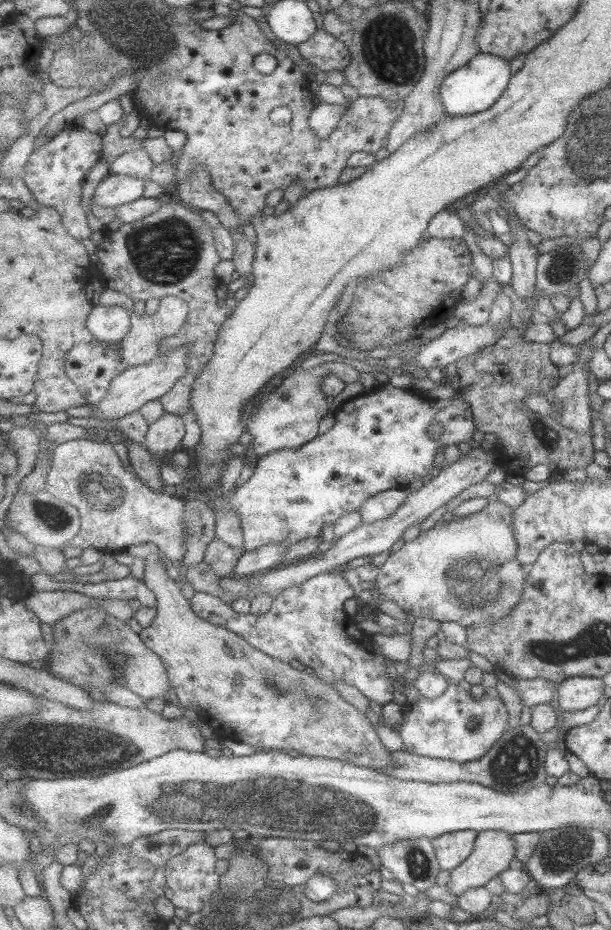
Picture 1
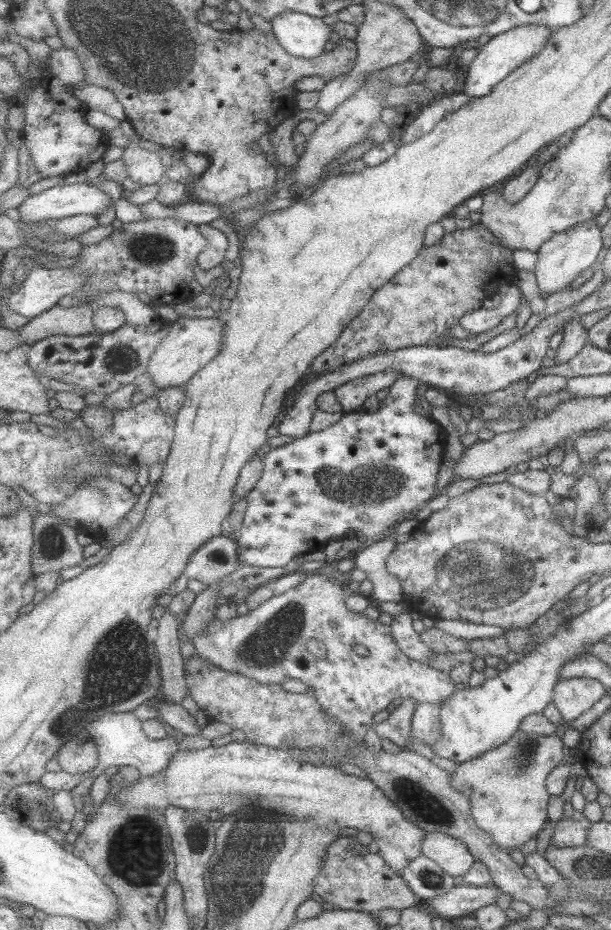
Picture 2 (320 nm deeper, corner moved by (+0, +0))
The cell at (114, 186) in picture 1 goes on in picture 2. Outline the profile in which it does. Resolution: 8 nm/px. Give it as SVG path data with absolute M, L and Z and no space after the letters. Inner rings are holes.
M54 182L44 188L39 194L30 196L18 208L21 220L25 223L41 223L42 220L53 220L54 218L71 217L75 215L95 215L103 214L111 204L111 196L103 190L99 190L98 184L90 182L82 184L63 185Z

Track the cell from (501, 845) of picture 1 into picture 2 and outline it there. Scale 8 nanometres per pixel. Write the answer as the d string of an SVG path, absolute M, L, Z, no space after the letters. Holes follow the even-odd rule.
M517 730L501 746L484 752L479 758L457 764L457 769L449 773L450 781L457 792L468 796L475 824L482 831L488 832L490 839L505 852L520 851L523 843L535 837L548 820L546 806L550 794L546 791L545 779L562 762L562 758L564 746L555 733L543 736Z

